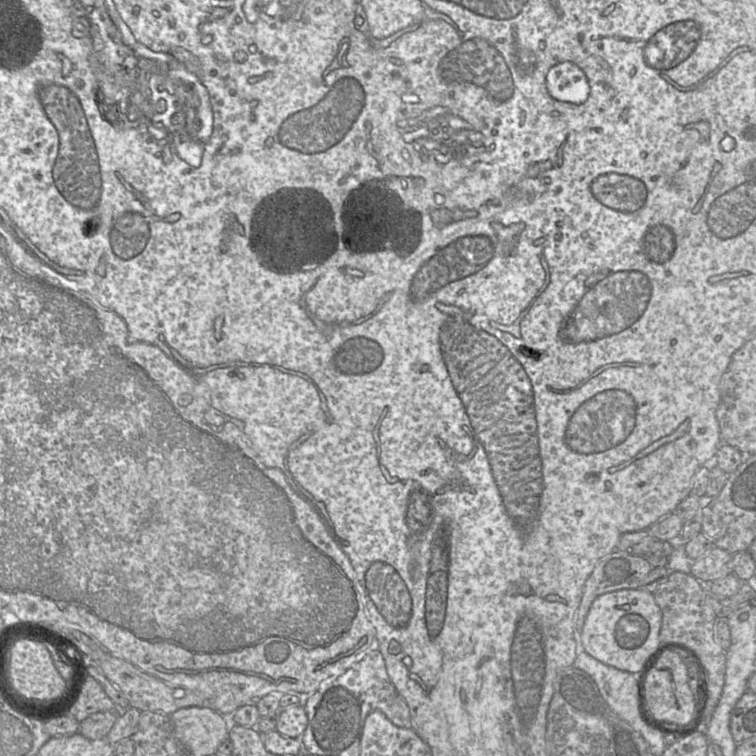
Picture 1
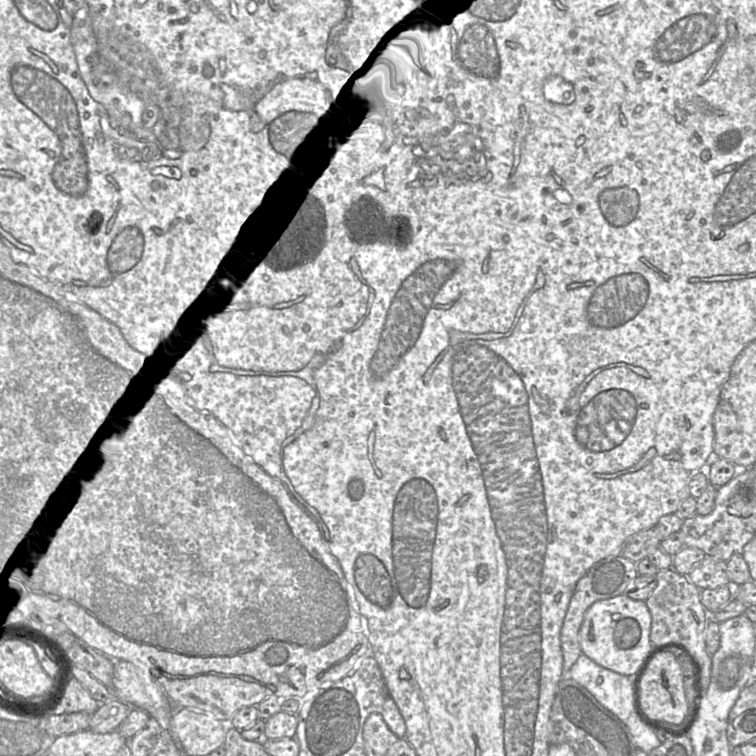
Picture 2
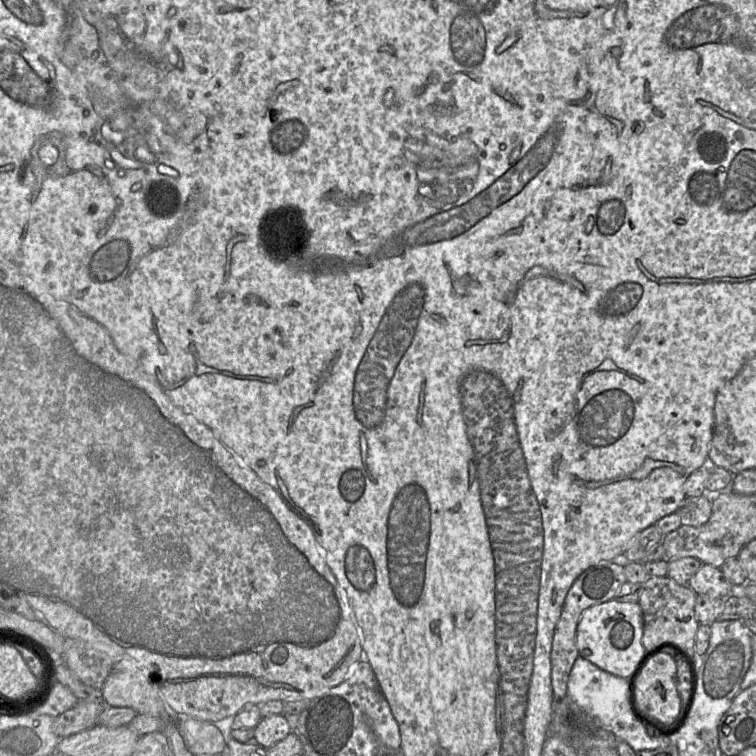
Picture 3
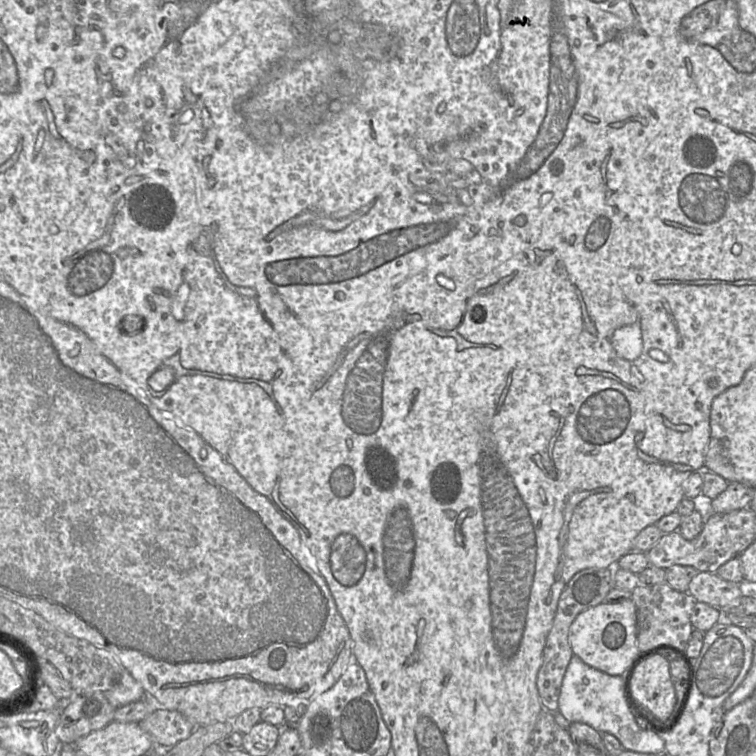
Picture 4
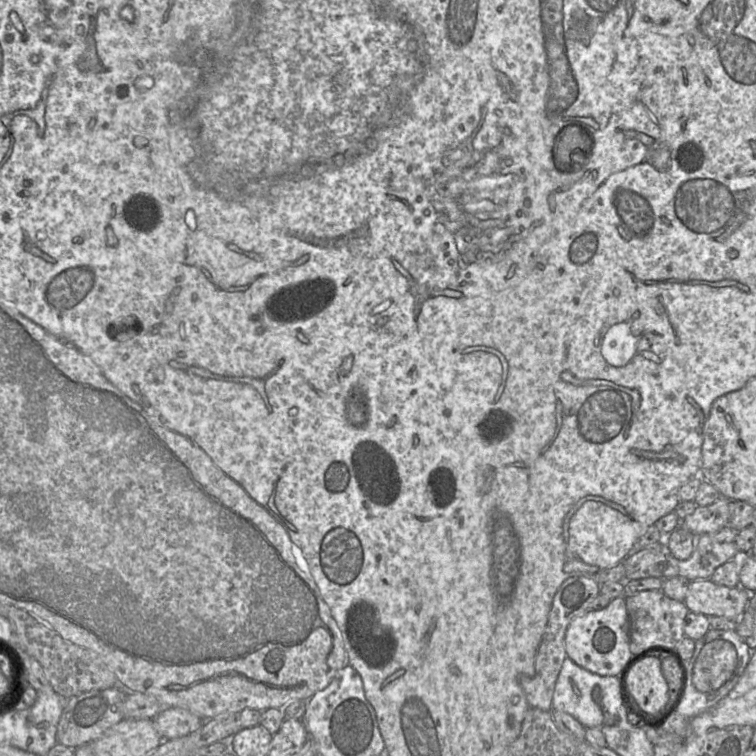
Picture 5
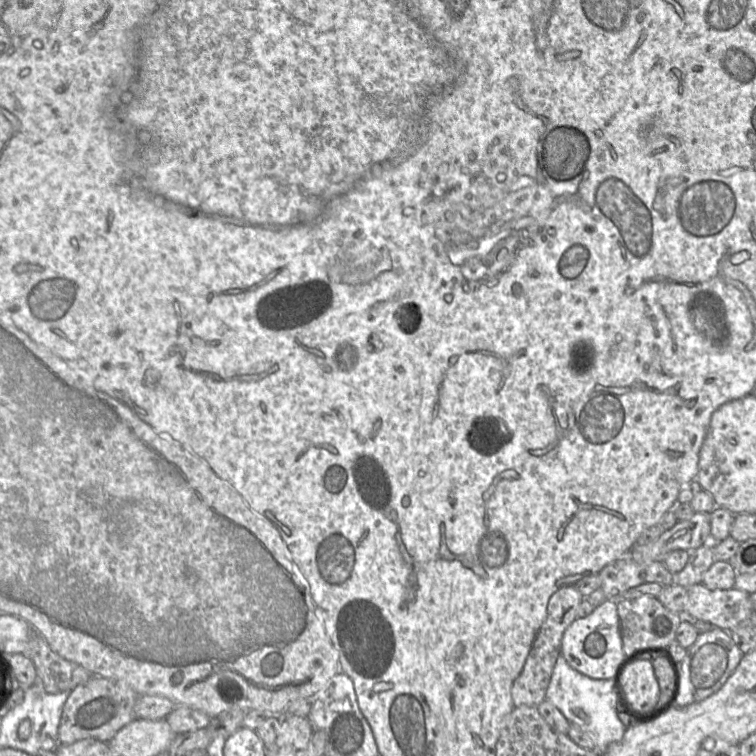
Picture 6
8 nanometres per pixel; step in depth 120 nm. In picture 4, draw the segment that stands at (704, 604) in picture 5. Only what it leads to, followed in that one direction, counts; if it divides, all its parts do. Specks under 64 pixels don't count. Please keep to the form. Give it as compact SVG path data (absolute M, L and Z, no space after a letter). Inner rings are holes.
M698 572L687 591L698 602L707 603L715 608L736 606L742 597L740 583L727 581L715 572Z

